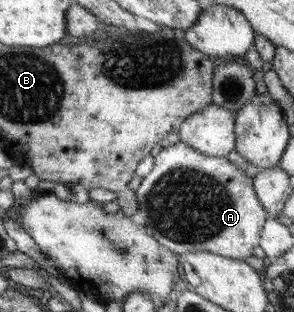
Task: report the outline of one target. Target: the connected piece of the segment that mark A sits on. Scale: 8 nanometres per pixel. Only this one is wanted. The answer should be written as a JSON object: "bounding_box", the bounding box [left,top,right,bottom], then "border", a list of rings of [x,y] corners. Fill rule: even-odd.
{"bounding_box":[138,141,270,260],"border":[[[180,141],[163,148],[155,157],[153,170],[138,187],[138,216],[164,247],[178,255],[208,251],[229,259],[245,260],[252,257],[254,247],[260,245],[262,230],[270,217],[256,194],[253,179],[227,157],[204,155]]]}

